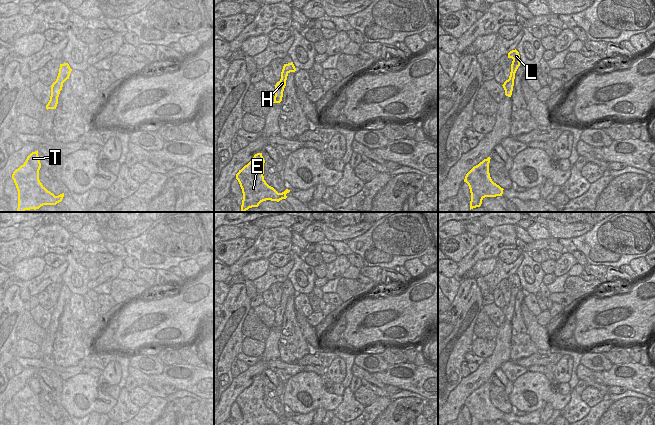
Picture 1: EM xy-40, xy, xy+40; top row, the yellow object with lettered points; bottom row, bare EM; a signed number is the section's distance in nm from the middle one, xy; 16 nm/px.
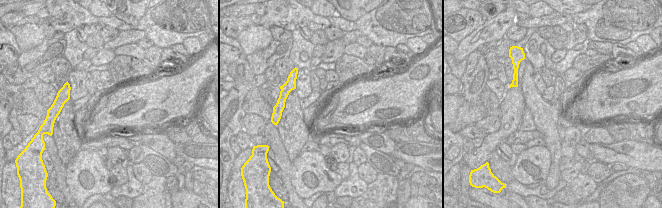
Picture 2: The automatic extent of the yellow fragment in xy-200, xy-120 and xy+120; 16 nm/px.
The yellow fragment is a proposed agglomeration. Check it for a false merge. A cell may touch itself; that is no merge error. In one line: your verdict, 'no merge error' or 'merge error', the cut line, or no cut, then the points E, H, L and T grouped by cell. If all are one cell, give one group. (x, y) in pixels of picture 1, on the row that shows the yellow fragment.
no merge error; no cut; E H L T

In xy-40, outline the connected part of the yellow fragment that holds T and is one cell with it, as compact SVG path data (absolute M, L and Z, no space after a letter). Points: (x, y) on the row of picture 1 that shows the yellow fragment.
M38 150L32 152L23 165L12 174L18 191L18 208L16 212L39 209L43 205L56 205L61 202L64 193L55 196L48 191L39 180L41 163Z

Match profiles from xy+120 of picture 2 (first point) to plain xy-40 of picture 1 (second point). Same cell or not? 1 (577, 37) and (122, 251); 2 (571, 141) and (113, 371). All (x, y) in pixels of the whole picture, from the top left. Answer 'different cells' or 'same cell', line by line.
1: different cells
2: same cell

